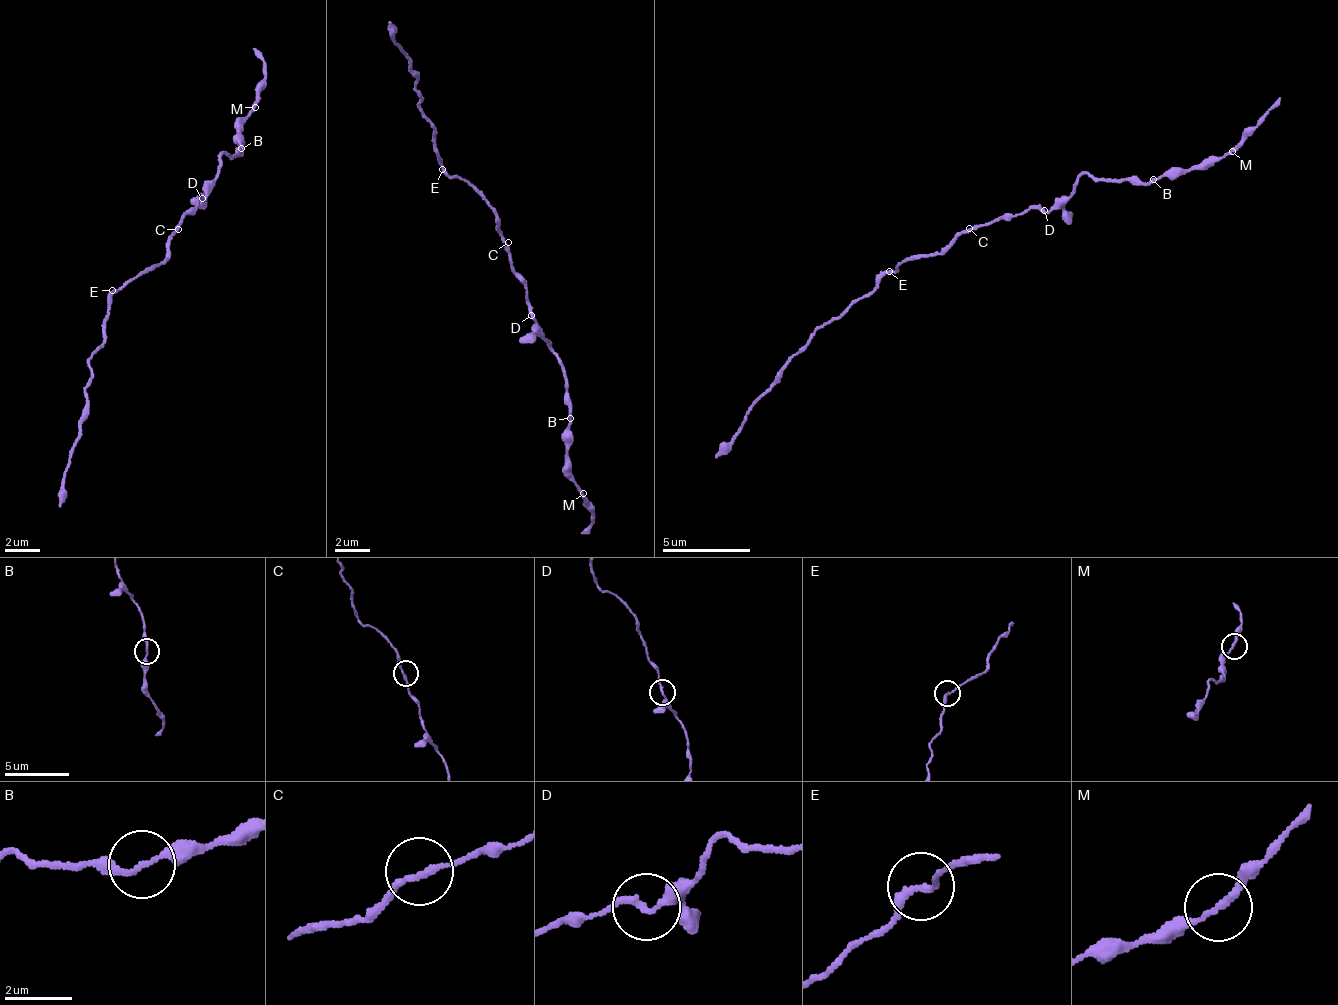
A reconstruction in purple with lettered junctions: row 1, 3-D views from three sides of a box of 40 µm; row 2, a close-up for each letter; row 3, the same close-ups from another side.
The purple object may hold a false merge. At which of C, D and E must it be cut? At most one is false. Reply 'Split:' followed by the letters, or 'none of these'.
Split: none of these

